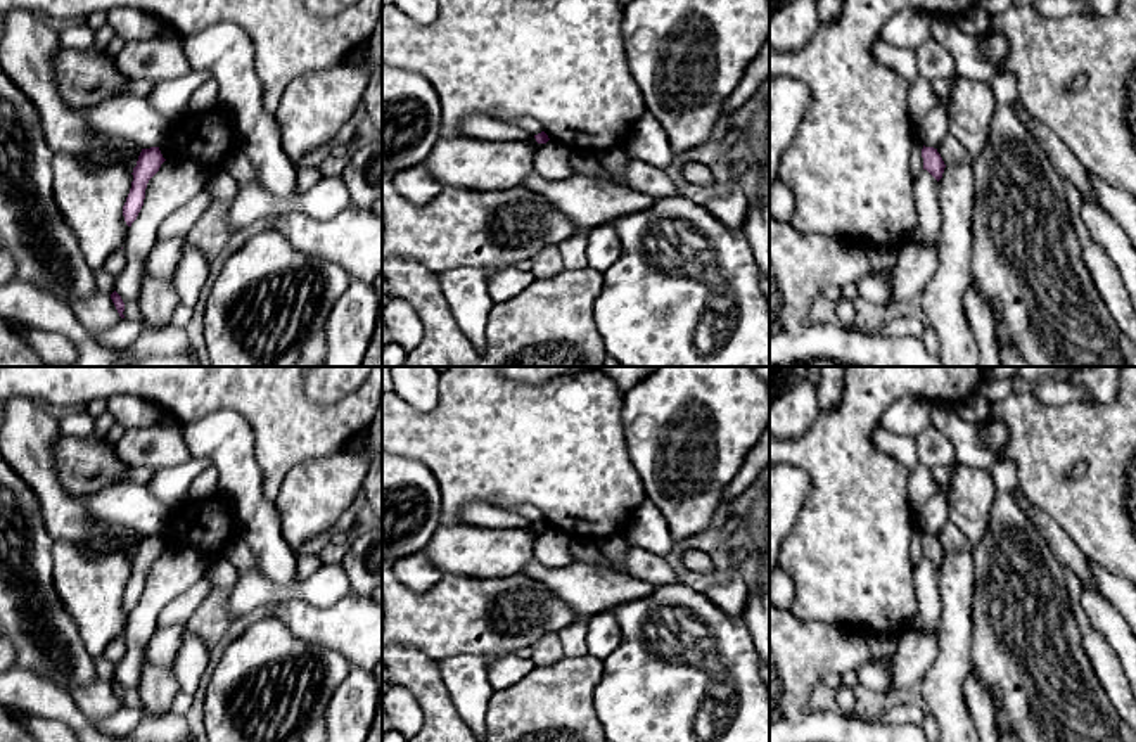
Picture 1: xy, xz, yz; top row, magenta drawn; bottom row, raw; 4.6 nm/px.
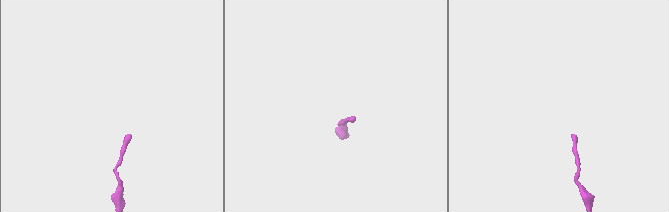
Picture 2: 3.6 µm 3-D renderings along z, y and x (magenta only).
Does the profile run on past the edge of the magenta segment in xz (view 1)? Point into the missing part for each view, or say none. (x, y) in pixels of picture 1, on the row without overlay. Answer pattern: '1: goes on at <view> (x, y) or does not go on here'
1: does not go on here

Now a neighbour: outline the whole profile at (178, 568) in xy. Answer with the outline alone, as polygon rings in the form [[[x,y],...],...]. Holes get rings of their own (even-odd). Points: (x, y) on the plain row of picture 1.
[[[185,545],[166,547],[149,567],[144,593],[123,631],[126,654],[116,666],[116,680],[123,688],[137,688],[142,678],[144,649],[156,633],[163,607],[195,585],[207,569],[207,560]]]

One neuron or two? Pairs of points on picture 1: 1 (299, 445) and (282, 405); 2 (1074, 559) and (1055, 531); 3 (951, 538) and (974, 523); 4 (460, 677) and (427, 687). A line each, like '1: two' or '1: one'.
1: one
2: one
3: two
4: two

